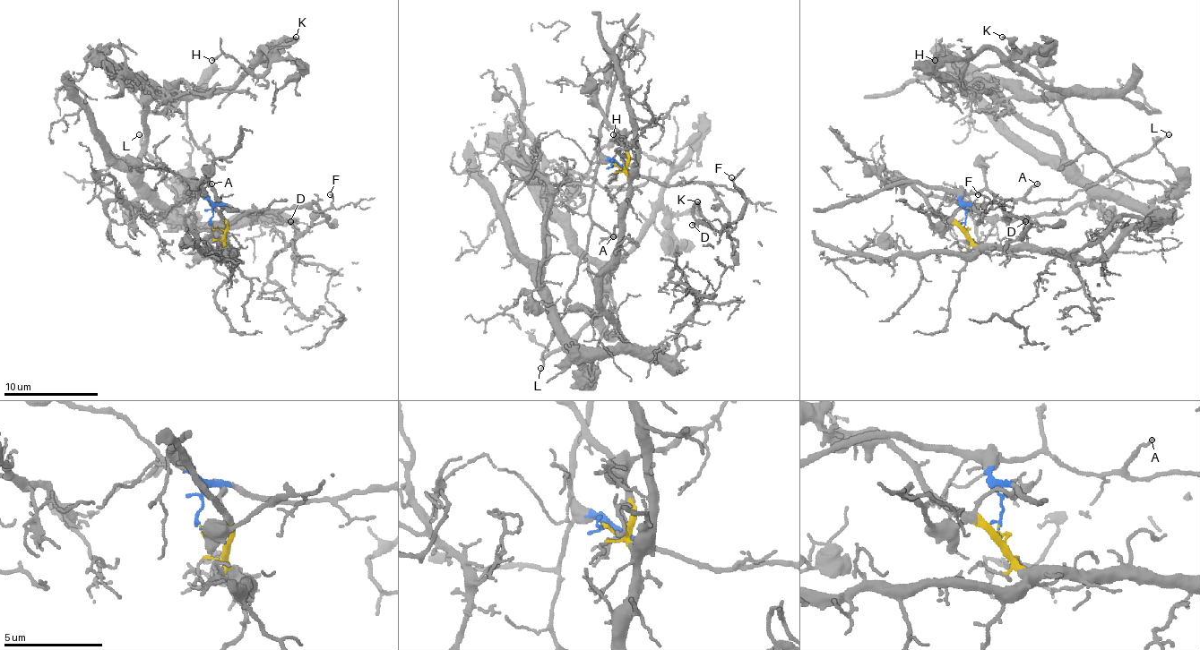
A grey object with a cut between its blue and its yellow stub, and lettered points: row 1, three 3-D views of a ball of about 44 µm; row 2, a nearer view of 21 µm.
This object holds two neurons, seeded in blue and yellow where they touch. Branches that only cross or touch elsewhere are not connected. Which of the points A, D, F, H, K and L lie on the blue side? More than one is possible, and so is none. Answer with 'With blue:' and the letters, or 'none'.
With blue: A, D, F, L

